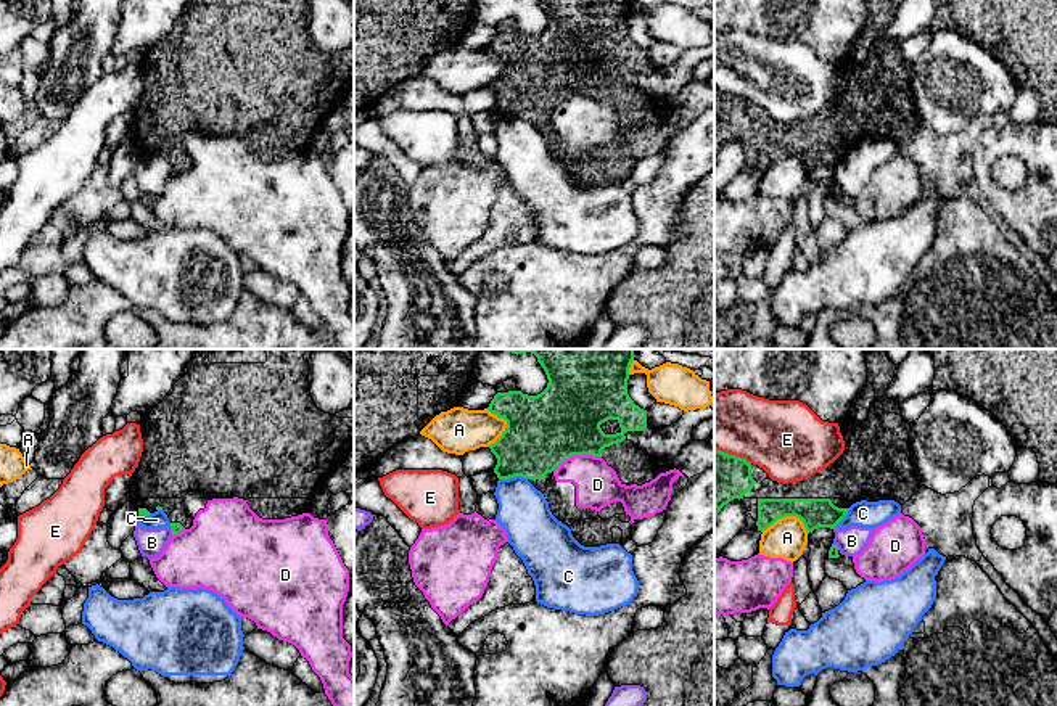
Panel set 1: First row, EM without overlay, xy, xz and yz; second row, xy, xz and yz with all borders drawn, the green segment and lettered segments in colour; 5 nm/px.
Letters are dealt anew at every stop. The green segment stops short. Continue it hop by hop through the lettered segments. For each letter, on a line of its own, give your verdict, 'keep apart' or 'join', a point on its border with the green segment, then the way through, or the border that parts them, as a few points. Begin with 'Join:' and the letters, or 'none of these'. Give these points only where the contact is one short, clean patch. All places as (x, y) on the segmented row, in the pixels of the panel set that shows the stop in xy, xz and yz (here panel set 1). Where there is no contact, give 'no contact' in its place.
Join: none of these
A: keep apart; meets green in yz at (787, 515)
B: keep apart; meets green in yz at (835, 525); border along yz (839, 521), (834, 529)
C: keep apart; meets green in xz at (512, 476); border along xz (526, 478), (499, 480)
D: keep apart; meets green in xz at (576, 454)
E: keep apart; meets green in yz at (732, 455)

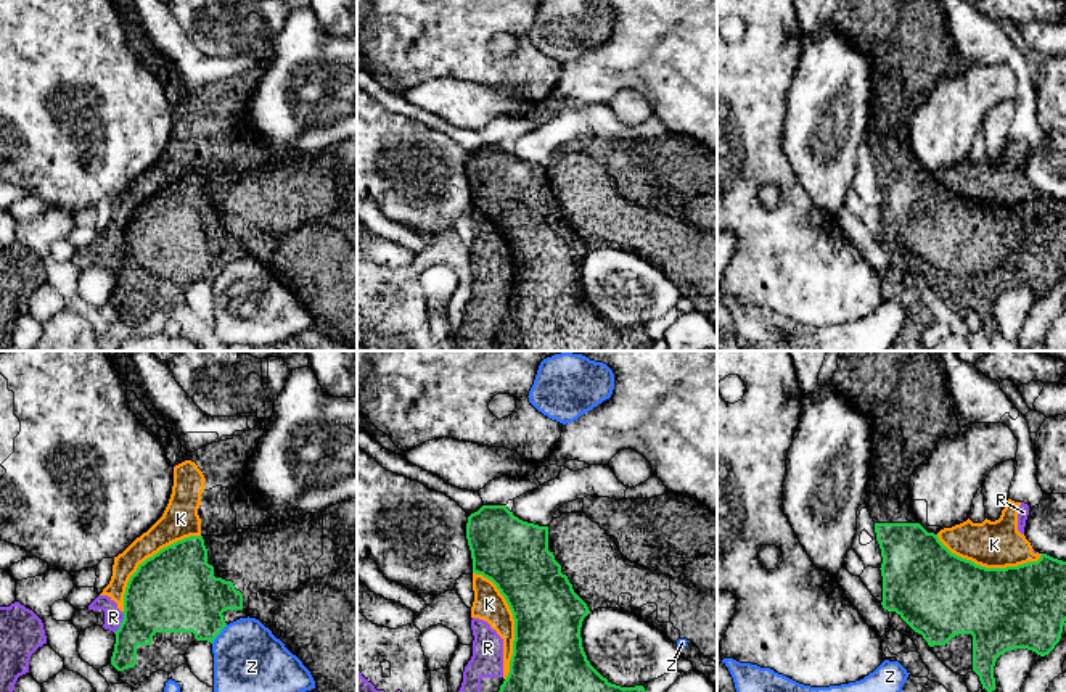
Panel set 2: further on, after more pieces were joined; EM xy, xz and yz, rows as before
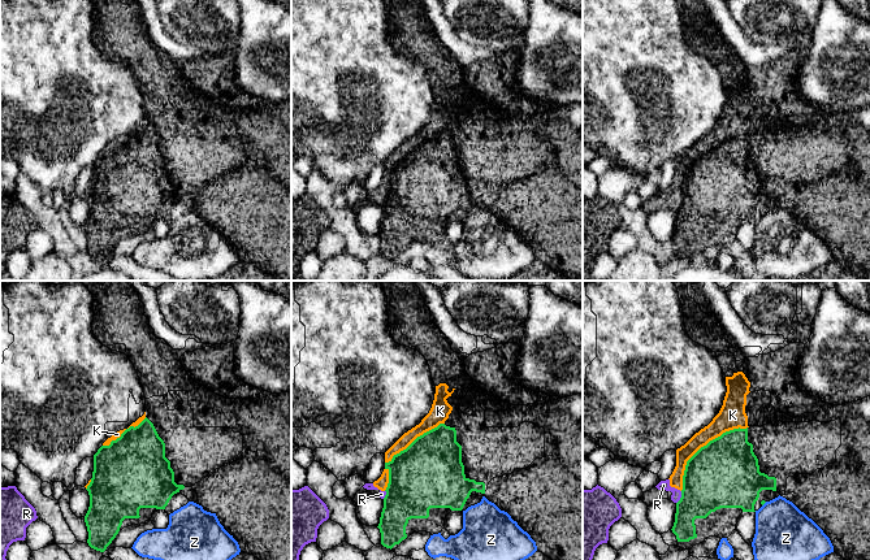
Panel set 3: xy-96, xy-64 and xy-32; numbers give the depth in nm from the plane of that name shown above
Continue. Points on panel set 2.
Join: none of these
K: keep apart; meets green in xz at (515, 621)
R: keep apart; meets green in xy at (121, 623)
Z: keep apart; meets green in xy at (219, 633); border along xy (227, 625), (211, 642)

